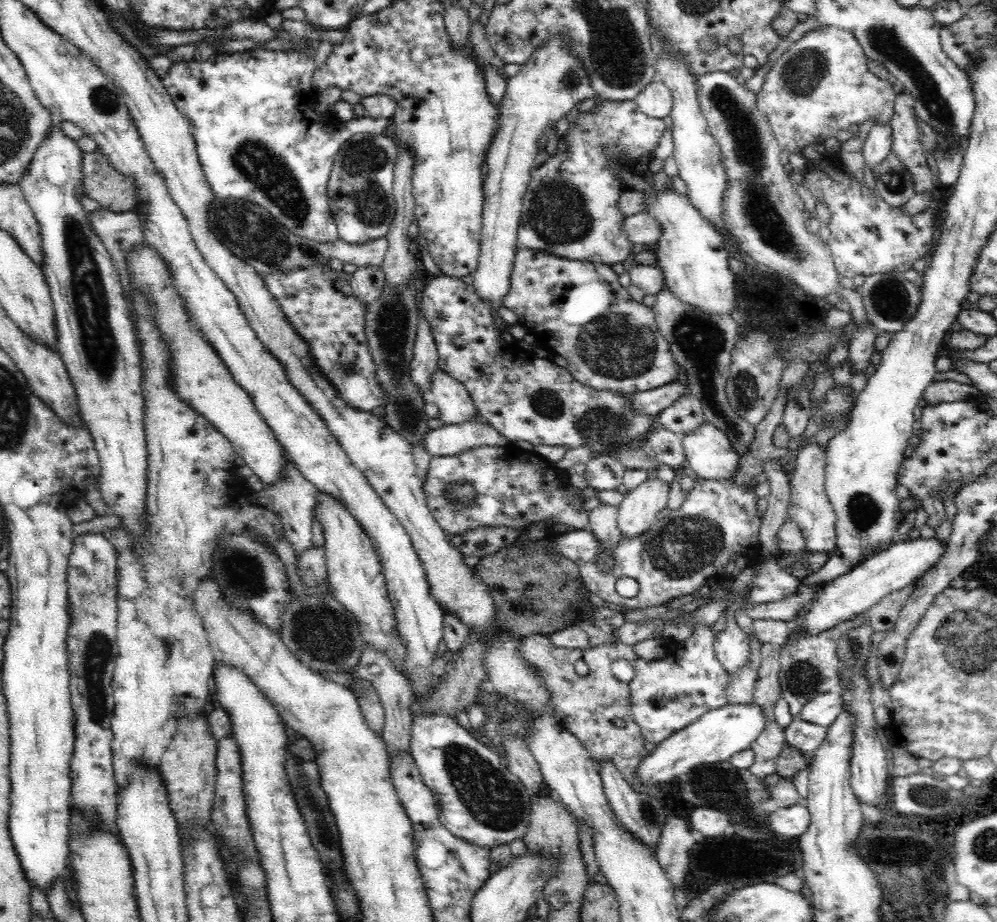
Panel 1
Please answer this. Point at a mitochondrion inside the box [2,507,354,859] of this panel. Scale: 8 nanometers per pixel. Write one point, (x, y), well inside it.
(243, 572)

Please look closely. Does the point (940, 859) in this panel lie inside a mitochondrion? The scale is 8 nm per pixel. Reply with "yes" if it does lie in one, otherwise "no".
no

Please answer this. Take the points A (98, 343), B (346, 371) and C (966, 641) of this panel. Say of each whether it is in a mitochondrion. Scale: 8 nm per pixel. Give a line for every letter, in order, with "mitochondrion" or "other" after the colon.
A: mitochondrion
B: mitochondrion
C: mitochondrion

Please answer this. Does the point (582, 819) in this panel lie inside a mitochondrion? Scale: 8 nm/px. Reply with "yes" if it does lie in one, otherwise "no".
no

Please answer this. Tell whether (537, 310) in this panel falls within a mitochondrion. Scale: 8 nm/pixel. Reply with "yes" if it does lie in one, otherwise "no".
no

